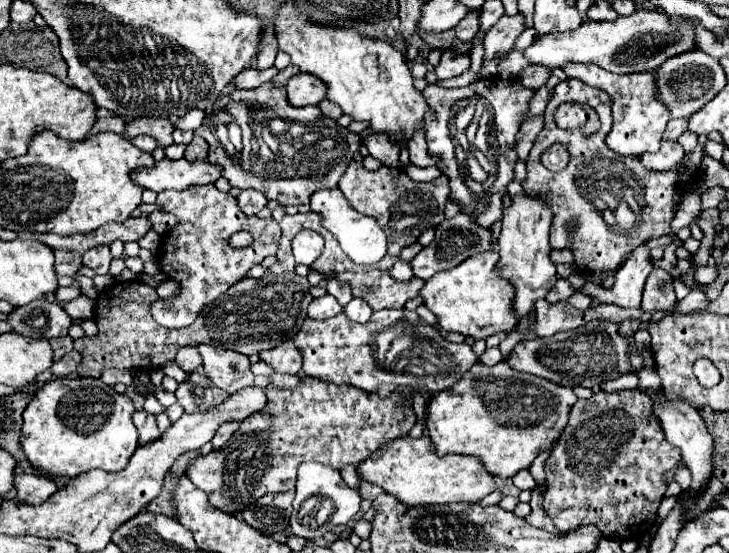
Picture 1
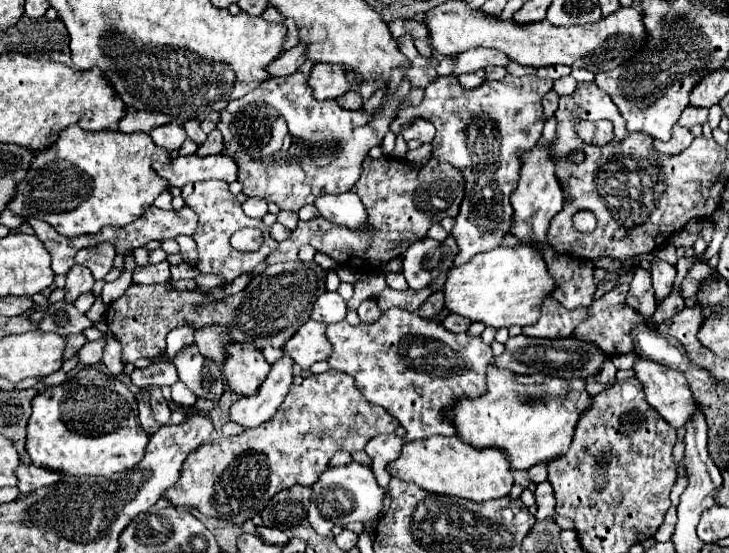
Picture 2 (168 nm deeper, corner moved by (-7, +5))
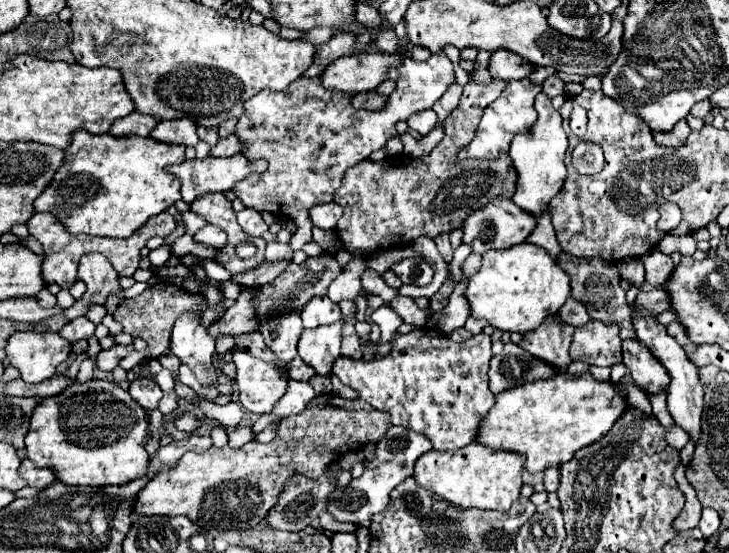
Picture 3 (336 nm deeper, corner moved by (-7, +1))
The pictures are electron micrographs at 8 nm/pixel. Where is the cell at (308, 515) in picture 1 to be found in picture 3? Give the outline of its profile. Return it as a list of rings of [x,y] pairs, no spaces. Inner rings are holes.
[[[391,426],[387,434],[377,442],[377,454],[371,462],[365,462],[365,472],[359,478],[353,478],[345,488],[335,488],[331,498],[327,500],[327,512],[339,520],[339,522],[353,522],[361,524],[365,528],[371,526],[371,518],[385,510],[389,504],[389,494],[391,490],[403,482],[407,476],[413,474],[413,464],[415,460],[429,452],[433,446],[431,442],[413,430],[401,428],[401,426]]]

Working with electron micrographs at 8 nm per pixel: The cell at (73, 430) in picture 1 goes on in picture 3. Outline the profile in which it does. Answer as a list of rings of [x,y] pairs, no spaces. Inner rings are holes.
[[[89,380],[85,384],[71,384],[61,394],[41,400],[33,414],[31,426],[25,436],[27,458],[39,466],[49,468],[63,484],[83,484],[83,486],[109,486],[125,484],[147,472],[149,454],[145,442],[149,438],[147,412],[131,398],[127,390],[115,386],[109,380]]]

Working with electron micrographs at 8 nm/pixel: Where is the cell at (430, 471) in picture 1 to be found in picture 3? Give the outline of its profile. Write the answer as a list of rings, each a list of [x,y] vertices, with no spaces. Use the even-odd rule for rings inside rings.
[[[473,442],[471,446],[463,446],[463,450],[429,450],[427,454],[419,456],[415,462],[415,482],[419,486],[431,490],[433,494],[445,498],[451,504],[463,506],[463,508],[481,508],[481,510],[509,510],[511,504],[519,498],[521,490],[521,472],[523,472],[523,458],[515,452],[495,452],[487,446],[481,446]]]

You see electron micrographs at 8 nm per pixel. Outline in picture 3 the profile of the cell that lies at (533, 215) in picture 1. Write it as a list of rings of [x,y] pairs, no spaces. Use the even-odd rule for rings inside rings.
[[[541,92],[539,98],[535,98],[535,110],[539,114],[535,128],[529,136],[517,134],[511,142],[511,162],[515,164],[517,170],[517,186],[513,194],[513,202],[523,208],[525,212],[533,214],[533,218],[541,218],[541,214],[547,212],[549,202],[555,194],[561,192],[565,178],[567,178],[567,168],[565,168],[565,152],[567,152],[567,134],[563,132],[561,126],[561,116],[557,110],[553,110],[551,100]]]

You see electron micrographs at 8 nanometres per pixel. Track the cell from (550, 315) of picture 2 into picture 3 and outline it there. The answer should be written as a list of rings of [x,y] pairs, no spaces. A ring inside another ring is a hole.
[[[553,314],[551,318],[545,318],[543,326],[539,326],[537,330],[523,334],[521,346],[527,352],[531,352],[533,356],[537,356],[557,368],[559,366],[567,368],[571,362],[569,346],[571,346],[573,332],[575,332],[575,326],[565,324],[559,318],[559,314]]]

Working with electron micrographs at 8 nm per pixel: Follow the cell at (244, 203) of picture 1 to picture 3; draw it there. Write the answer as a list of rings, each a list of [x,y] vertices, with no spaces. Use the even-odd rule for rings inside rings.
[[[243,208],[237,214],[237,222],[249,236],[263,236],[267,232],[267,224],[263,222],[261,214],[253,208]]]

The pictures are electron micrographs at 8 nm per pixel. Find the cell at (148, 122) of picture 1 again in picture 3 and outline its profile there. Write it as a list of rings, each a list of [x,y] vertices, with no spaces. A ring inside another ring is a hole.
[[[133,112],[133,114],[125,116],[125,118],[119,118],[111,126],[109,134],[113,134],[113,136],[131,136],[131,134],[149,136],[151,130],[155,128],[155,124],[157,124],[157,118],[145,116],[145,114],[139,114],[139,112]]]

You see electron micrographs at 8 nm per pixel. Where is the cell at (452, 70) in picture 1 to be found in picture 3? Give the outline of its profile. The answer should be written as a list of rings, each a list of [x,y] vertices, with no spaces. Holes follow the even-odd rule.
[[[497,50],[489,60],[489,72],[499,80],[521,80],[527,78],[531,70],[533,66],[529,62],[525,62],[517,54],[511,54],[509,50]]]

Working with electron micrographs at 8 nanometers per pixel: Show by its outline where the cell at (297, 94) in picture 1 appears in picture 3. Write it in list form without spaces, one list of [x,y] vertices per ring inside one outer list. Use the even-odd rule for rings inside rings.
[[[357,52],[331,62],[321,80],[327,90],[339,90],[345,94],[369,92],[375,90],[383,80],[387,80],[387,70],[397,64],[397,52]]]

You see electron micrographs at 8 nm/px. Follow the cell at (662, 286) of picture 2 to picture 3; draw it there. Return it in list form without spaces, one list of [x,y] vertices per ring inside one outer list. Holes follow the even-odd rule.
[[[651,250],[647,254],[643,254],[643,266],[645,266],[645,280],[655,286],[661,288],[663,282],[667,282],[667,278],[671,278],[675,266],[671,256],[661,254],[659,250]]]

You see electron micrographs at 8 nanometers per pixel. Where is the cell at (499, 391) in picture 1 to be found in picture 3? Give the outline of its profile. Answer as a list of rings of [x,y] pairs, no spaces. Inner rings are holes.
[[[563,372],[549,380],[535,380],[495,394],[495,406],[487,414],[487,418],[483,418],[479,426],[477,442],[491,450],[517,452],[519,456],[525,458],[523,462],[525,470],[535,474],[551,466],[559,468],[561,464],[569,462],[579,448],[589,446],[599,438],[603,438],[611,430],[615,420],[625,412],[625,408],[627,408],[627,400],[617,390],[613,390],[611,382],[597,382],[589,372],[583,372],[583,374]]]

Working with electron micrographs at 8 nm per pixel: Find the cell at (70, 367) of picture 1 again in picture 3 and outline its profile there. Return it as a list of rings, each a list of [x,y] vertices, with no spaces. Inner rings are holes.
[[[111,346],[109,350],[101,350],[95,358],[95,364],[99,370],[113,370],[119,366],[121,358],[131,352],[131,346]]]

